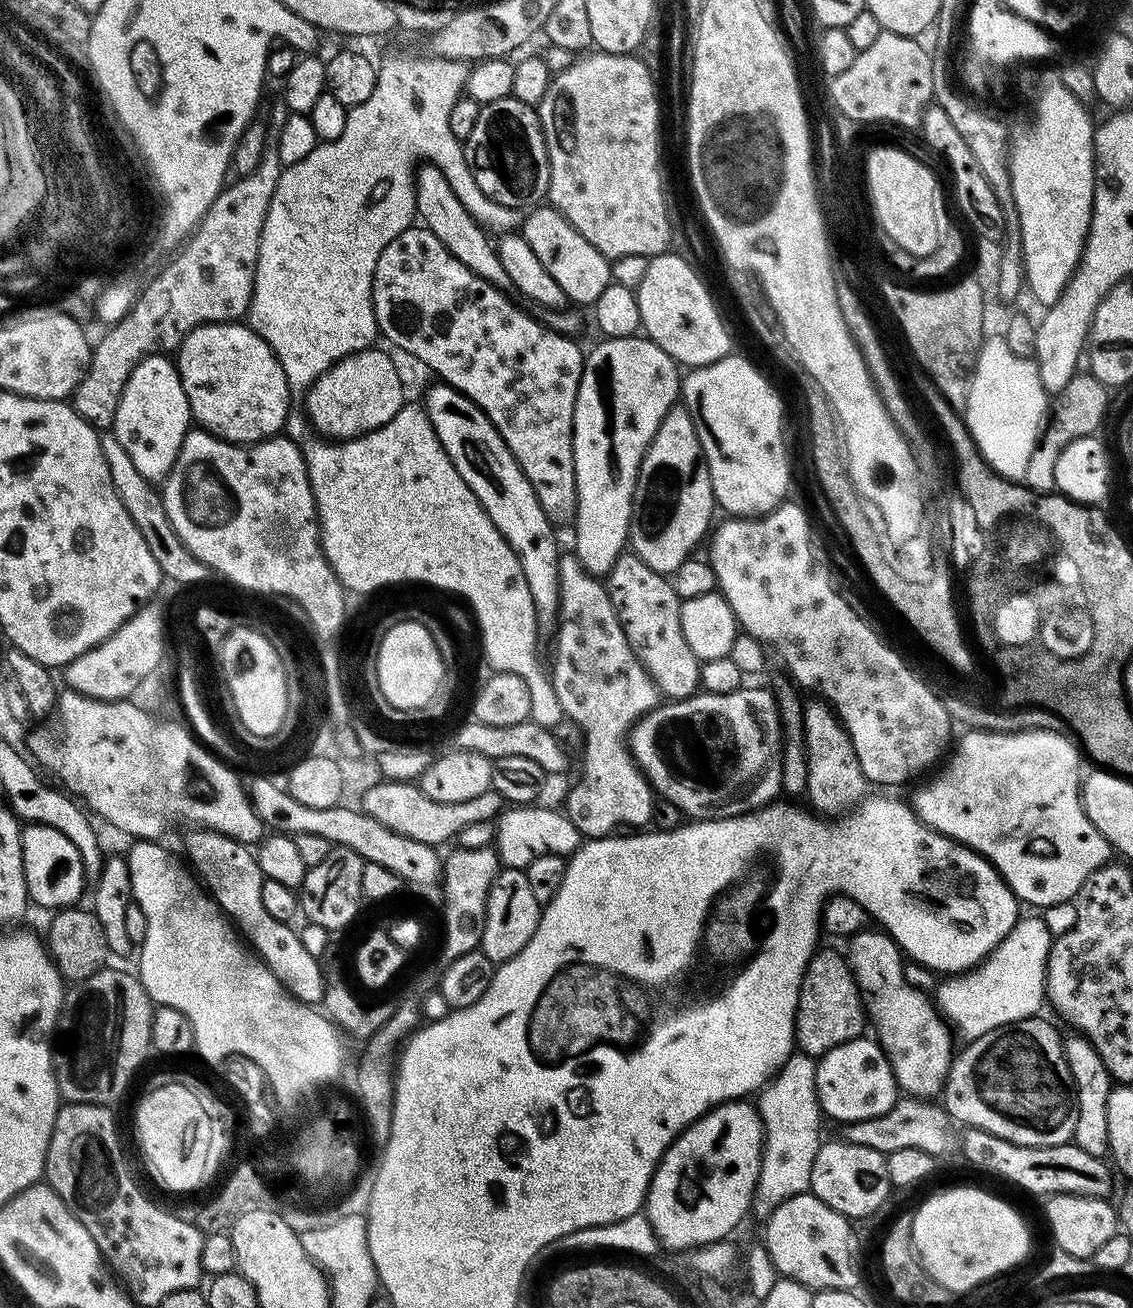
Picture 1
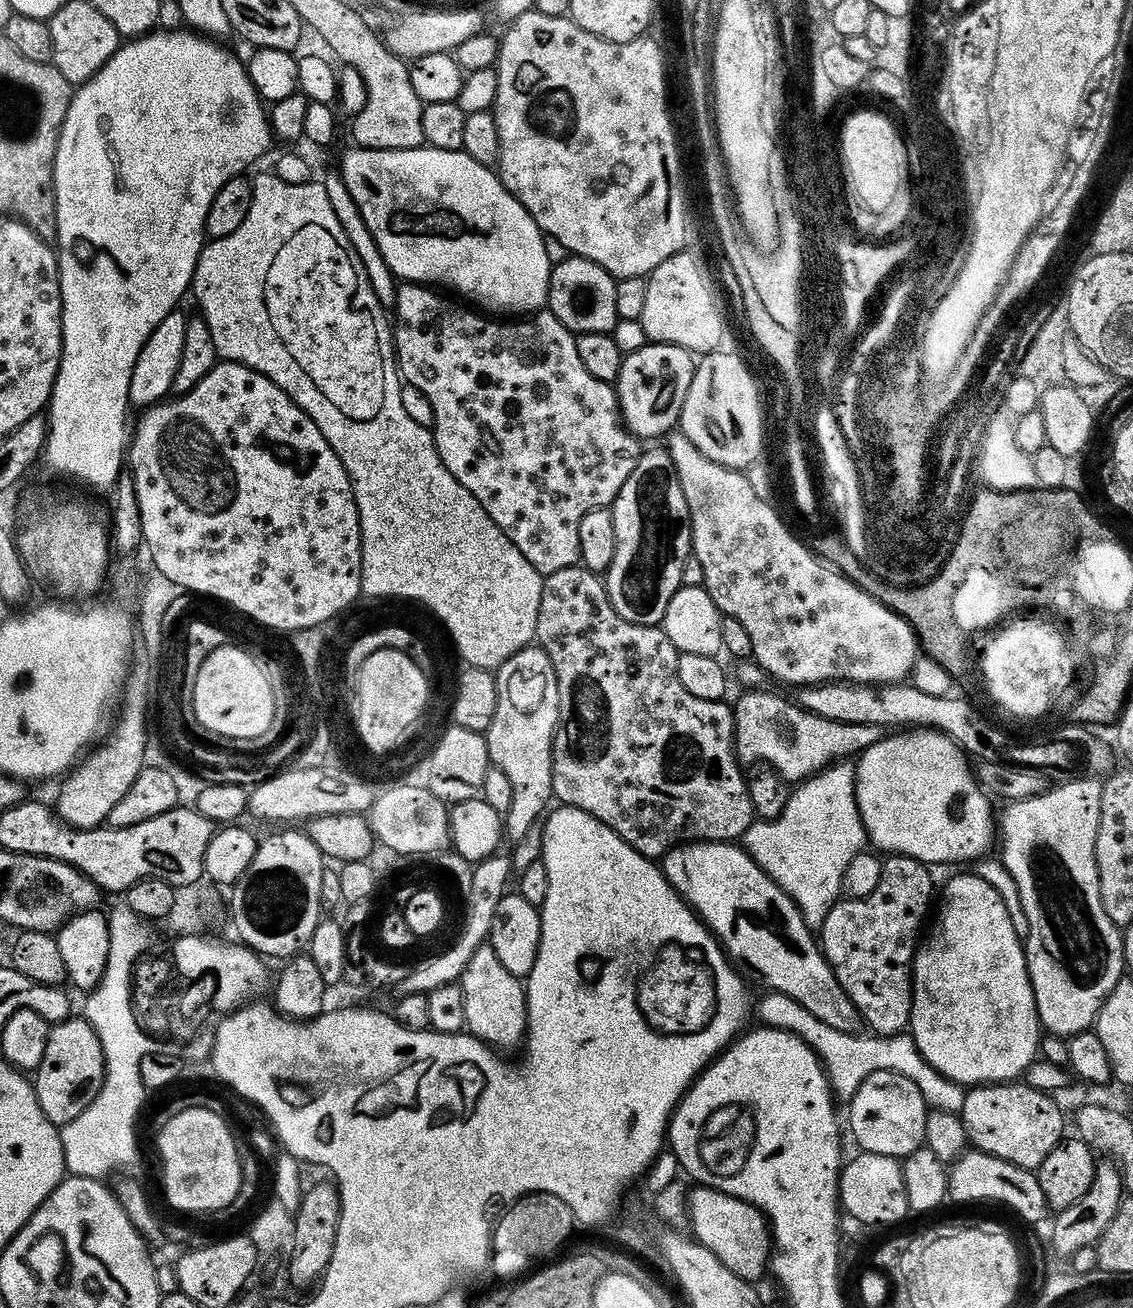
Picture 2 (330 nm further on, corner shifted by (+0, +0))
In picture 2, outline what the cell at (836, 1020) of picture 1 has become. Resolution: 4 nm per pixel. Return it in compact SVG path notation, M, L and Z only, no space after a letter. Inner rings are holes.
M889 855L882 866L882 878L878 886L866 898L841 898L826 914L818 929L818 943L828 959L828 967L838 978L842 990L860 1011L861 1021L868 1024L877 1036L898 1036L908 1028L912 1009L912 960L916 956L920 927L928 916L928 907L933 907L932 872L929 865L909 856Z

